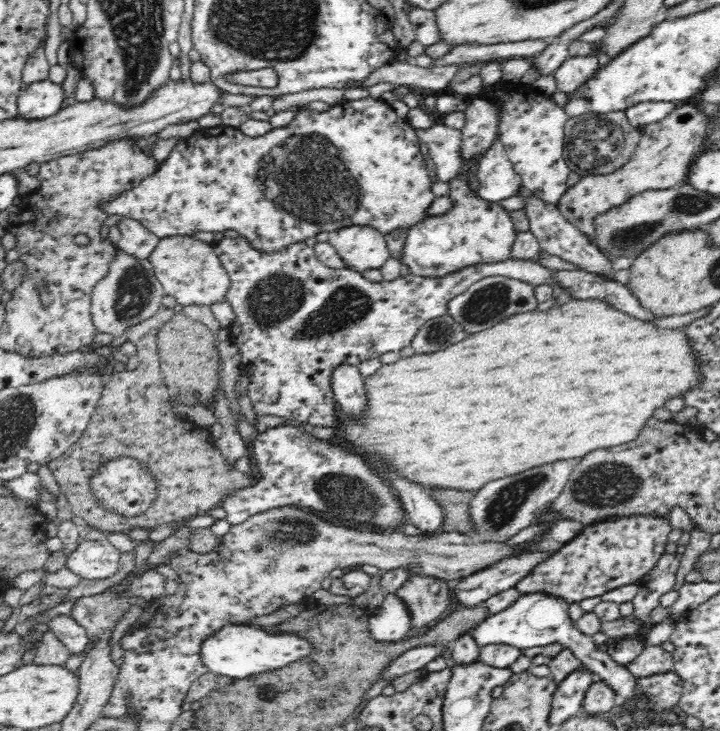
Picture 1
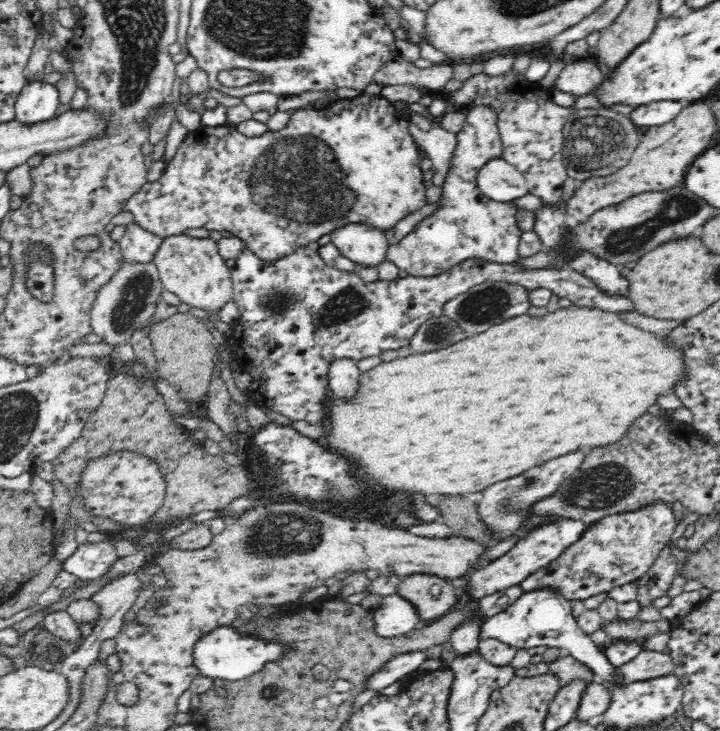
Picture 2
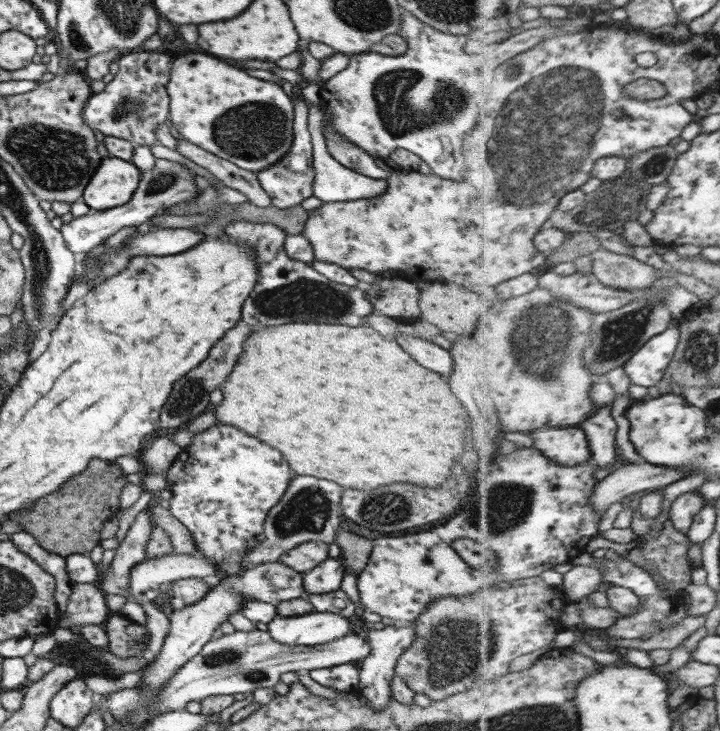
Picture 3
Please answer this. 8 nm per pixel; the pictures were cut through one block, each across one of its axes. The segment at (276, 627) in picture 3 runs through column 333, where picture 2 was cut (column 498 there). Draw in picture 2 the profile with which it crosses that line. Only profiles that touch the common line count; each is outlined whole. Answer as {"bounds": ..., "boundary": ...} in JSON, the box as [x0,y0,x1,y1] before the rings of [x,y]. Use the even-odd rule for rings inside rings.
{"bounds":[479,588,625,687],"boundary":[[[551,588],[523,592],[505,610],[480,621],[479,638],[496,639],[517,649],[534,648],[534,646],[566,648],[570,656],[582,661],[582,664],[593,672],[598,682],[608,687],[625,685],[622,677],[616,679],[616,667],[600,651],[600,646],[580,628],[577,618],[572,615],[571,608],[570,601]]]}

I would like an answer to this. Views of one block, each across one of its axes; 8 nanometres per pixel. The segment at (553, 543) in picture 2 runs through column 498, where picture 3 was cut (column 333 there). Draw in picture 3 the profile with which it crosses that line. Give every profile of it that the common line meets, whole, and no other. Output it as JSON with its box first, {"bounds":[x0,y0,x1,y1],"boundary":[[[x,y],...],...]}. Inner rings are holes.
{"bounds":[303,558,346,598],"boundary":[[[326,558],[324,563],[318,564],[312,571],[303,575],[303,587],[307,598],[309,594],[326,594],[340,589],[342,577],[345,575],[346,567],[339,558]]]}

